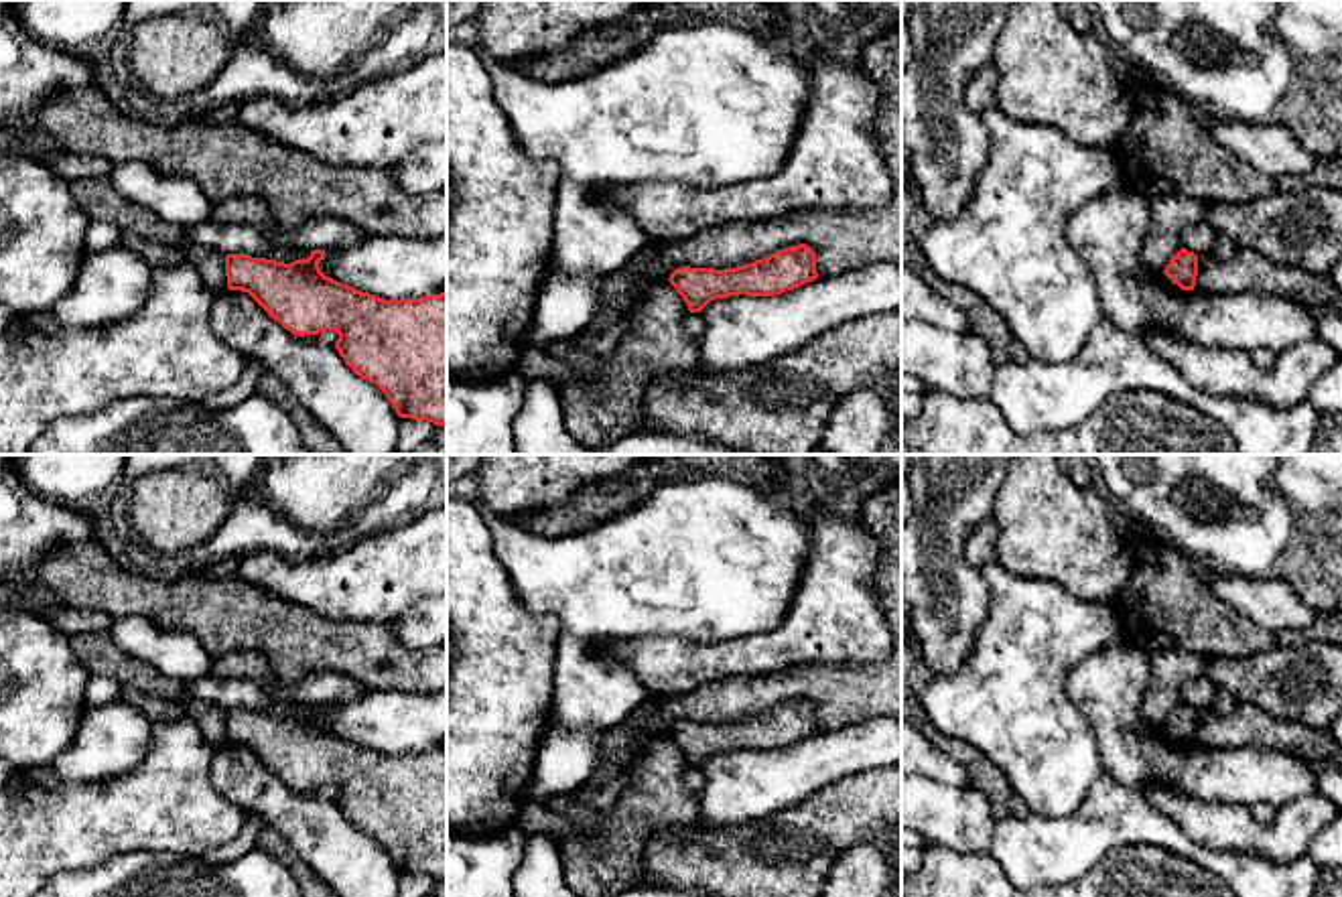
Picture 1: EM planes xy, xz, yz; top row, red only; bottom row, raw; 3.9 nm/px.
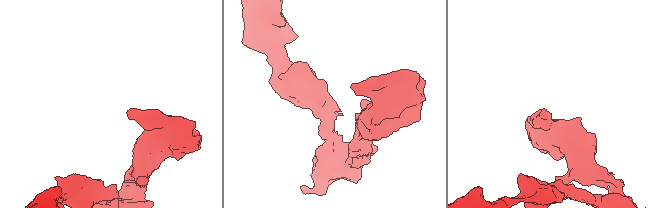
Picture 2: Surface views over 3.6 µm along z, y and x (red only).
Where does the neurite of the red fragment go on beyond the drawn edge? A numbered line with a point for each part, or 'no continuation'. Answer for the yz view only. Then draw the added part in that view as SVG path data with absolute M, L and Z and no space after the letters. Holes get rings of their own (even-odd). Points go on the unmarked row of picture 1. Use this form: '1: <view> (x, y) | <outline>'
no continuation

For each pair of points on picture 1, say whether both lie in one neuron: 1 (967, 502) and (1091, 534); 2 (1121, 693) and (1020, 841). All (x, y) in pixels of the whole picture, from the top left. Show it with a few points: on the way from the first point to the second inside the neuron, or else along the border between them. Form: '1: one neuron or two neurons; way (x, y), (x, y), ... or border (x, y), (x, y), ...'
1: two neurons; border (1005, 475), (989, 514)
2: two neurons; border (1068, 691), (1095, 735), (1101, 768), (1111, 776)

